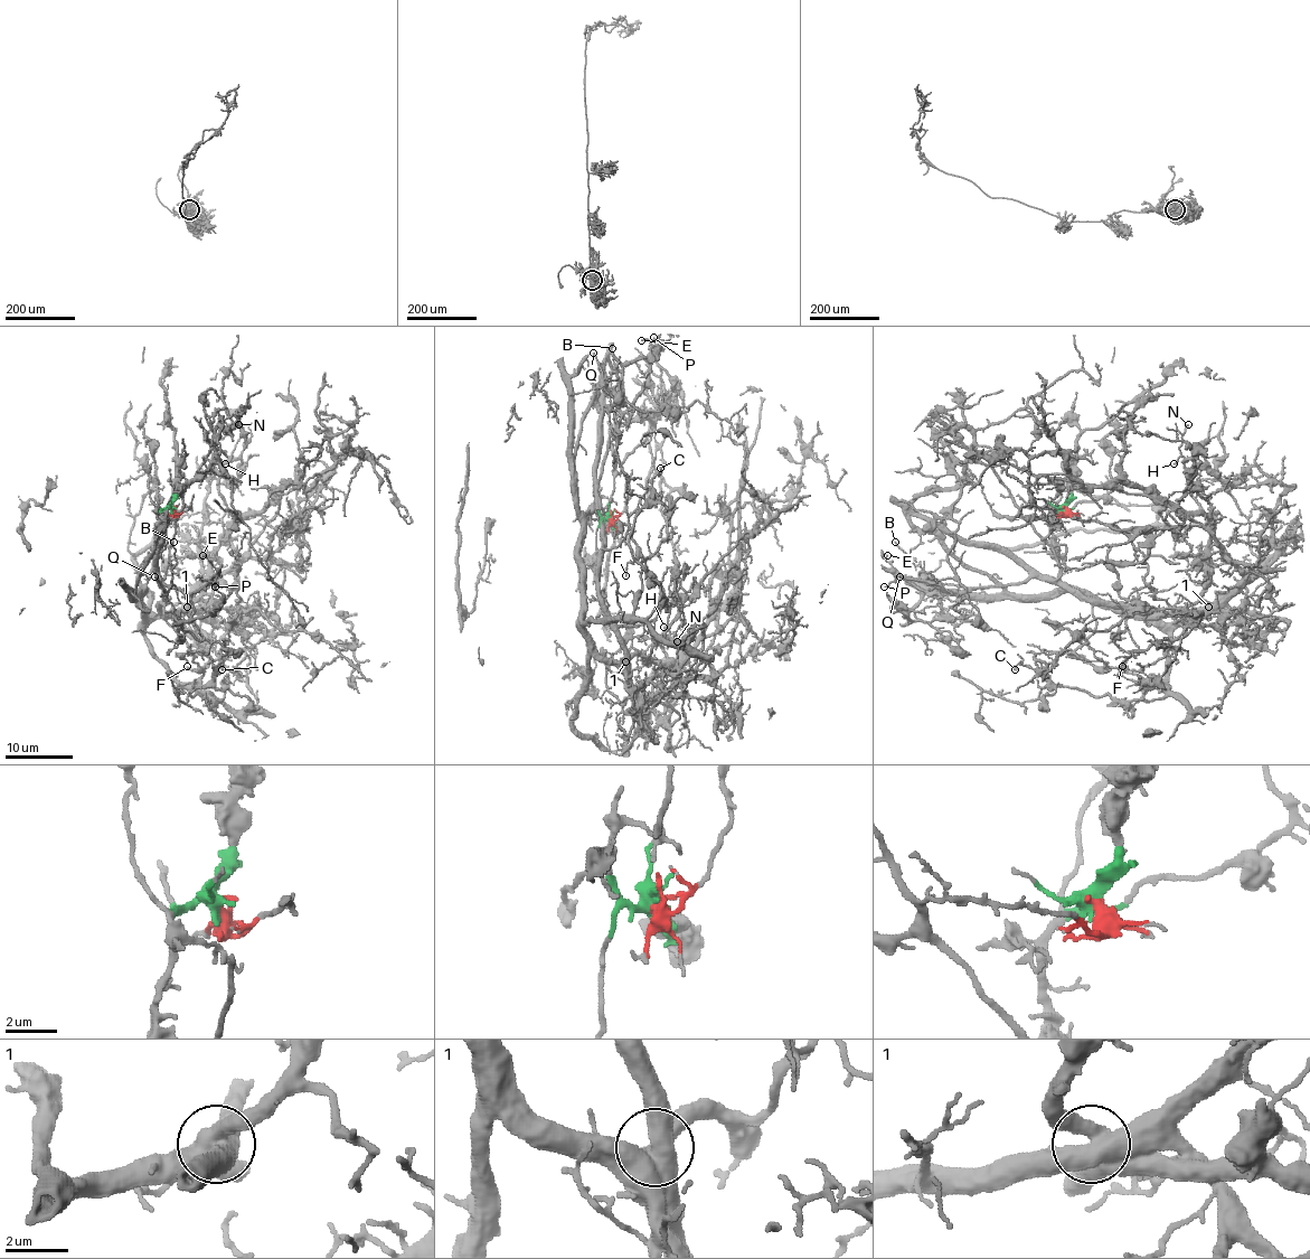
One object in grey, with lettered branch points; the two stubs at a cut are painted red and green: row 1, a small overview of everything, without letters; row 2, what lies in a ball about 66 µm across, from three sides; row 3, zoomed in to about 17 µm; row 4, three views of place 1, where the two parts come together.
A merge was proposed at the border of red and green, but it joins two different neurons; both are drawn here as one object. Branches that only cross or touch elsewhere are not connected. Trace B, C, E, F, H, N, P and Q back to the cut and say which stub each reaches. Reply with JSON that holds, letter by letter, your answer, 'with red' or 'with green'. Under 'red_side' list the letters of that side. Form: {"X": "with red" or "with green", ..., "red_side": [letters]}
{"B": "with red", "C": "with green", "E": "with red", "F": "with red", "H": "with green", "N": "with green", "P": "with red", "Q": "with red", "red_side": ["B", "E", "F", "P", "Q"]}

